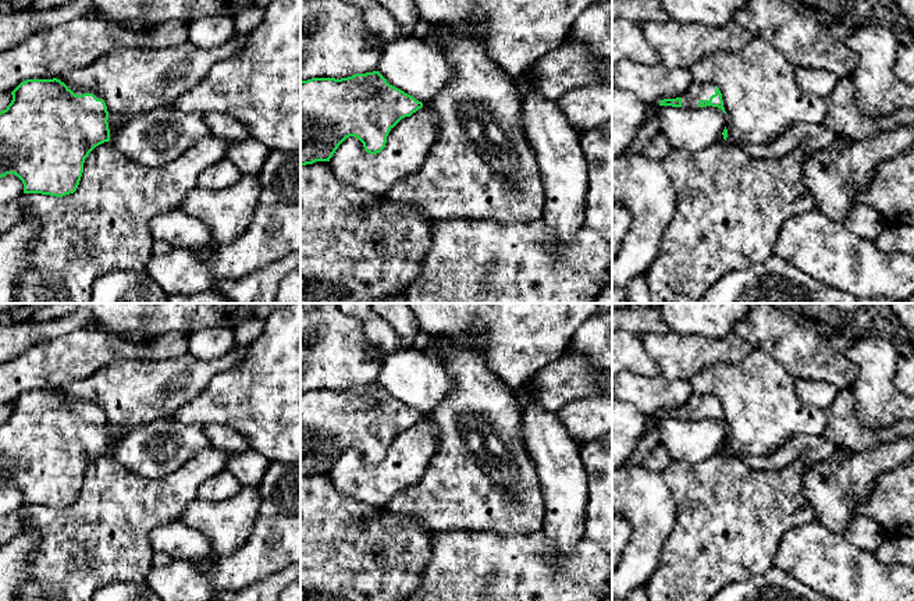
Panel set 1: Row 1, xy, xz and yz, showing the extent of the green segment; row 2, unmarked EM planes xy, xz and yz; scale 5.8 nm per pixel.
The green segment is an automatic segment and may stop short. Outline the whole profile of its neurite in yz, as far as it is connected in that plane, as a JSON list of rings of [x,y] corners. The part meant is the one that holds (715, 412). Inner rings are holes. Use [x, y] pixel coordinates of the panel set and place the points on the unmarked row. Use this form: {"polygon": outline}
{"polygon": [[[693,394],[683,408],[664,410],[659,413],[659,417],[691,420],[712,417],[721,420],[726,426],[719,399],[709,394]]]}

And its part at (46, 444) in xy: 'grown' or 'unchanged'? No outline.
grown

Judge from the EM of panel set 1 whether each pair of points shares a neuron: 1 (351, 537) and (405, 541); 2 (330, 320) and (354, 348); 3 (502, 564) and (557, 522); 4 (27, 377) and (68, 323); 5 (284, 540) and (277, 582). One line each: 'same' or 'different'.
1: same
2: same
3: different
4: different
5: different

